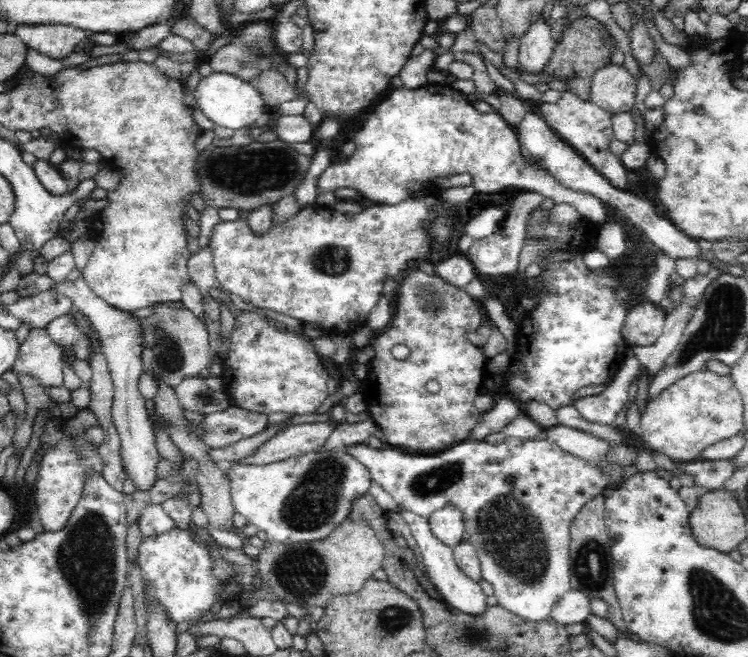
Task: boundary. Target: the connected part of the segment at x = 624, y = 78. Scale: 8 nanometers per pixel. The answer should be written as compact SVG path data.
M608 64L594 73L591 82L591 101L615 115L628 112L634 107L638 78L634 78L630 71L620 64Z

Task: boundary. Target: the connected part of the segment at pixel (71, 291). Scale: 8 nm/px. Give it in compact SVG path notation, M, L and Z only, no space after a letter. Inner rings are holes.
M35 272L24 275L19 280L15 290L21 297L44 292L46 288L55 288L73 302L74 306L92 323L101 342L101 352L108 362L112 381L114 381L114 401L111 408L111 416L116 431L120 434L120 454L123 458L125 472L131 476L138 491L148 491L156 481L156 462L158 462L157 442L155 432L152 430L148 413L145 407L147 402L139 390L139 379L144 373L142 365L141 318L134 315L133 311L113 308L102 298L95 296L83 277L74 281L54 282L48 275L40 275Z

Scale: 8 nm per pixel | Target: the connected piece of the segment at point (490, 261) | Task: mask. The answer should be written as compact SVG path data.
M519 191L519 195L514 200L510 212L508 212L505 225L500 230L496 230L494 234L474 241L474 244L468 249L466 257L474 265L478 276L484 274L488 276L510 274L517 270L518 258L523 246L523 232L526 230L527 214L530 214L530 211L534 210L534 207L538 206L542 200L540 193Z

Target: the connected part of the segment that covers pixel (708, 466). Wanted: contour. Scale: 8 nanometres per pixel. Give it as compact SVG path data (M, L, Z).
M730 459L725 461L698 460L689 463L680 463L686 474L694 476L694 480L702 491L707 489L722 488L724 480L732 476L732 463Z

